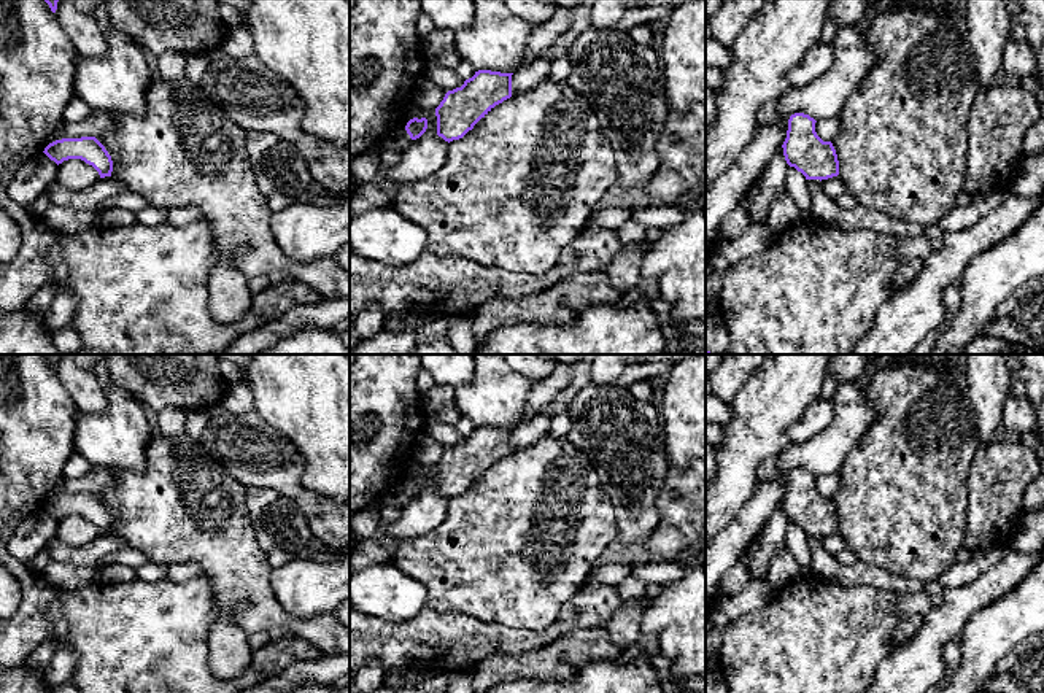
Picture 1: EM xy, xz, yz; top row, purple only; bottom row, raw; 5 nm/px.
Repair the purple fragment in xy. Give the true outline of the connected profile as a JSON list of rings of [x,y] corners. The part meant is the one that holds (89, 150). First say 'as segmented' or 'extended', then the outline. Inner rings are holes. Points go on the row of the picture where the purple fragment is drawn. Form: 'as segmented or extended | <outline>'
as segmented | [[[95,137],[56,140],[43,153],[57,165],[68,159],[81,159],[92,165],[100,178],[111,176],[113,172],[111,156]]]

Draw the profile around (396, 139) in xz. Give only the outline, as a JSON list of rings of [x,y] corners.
[[[399,124],[396,127],[391,127],[385,135],[381,135],[377,140],[377,149],[381,151],[385,148],[397,151],[397,153],[404,153],[410,143],[413,141],[410,138],[410,135],[405,130],[405,124]]]

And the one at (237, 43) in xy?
[[[246,25],[229,29],[221,45],[222,54],[232,59],[242,59],[254,54],[254,41]]]

